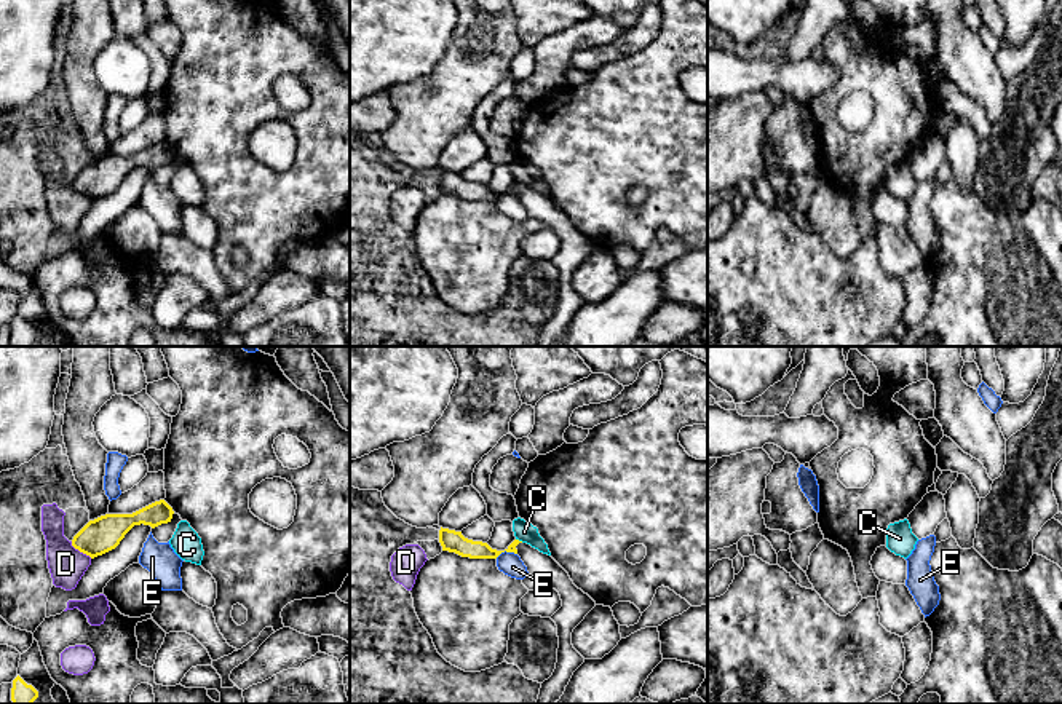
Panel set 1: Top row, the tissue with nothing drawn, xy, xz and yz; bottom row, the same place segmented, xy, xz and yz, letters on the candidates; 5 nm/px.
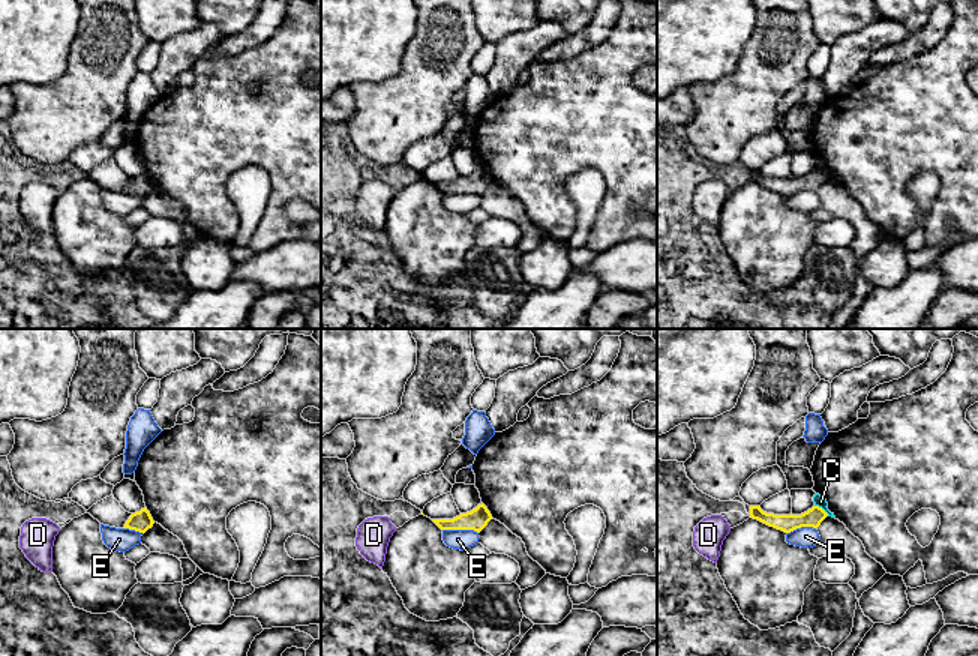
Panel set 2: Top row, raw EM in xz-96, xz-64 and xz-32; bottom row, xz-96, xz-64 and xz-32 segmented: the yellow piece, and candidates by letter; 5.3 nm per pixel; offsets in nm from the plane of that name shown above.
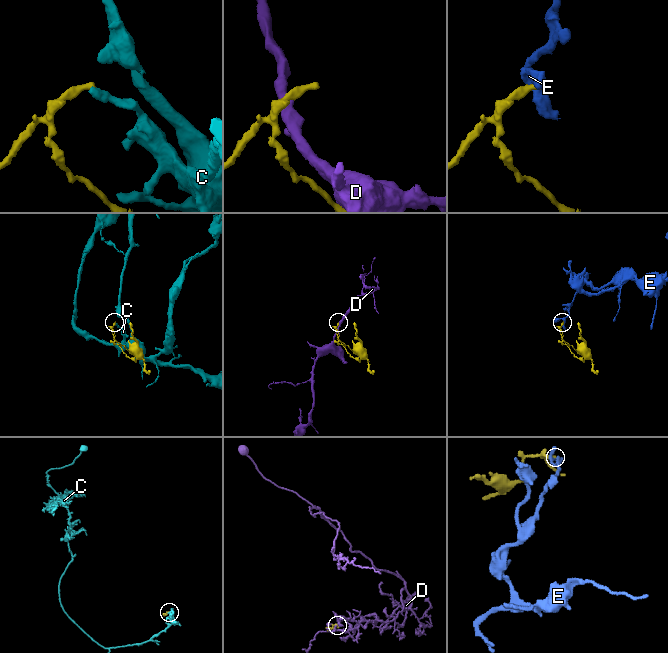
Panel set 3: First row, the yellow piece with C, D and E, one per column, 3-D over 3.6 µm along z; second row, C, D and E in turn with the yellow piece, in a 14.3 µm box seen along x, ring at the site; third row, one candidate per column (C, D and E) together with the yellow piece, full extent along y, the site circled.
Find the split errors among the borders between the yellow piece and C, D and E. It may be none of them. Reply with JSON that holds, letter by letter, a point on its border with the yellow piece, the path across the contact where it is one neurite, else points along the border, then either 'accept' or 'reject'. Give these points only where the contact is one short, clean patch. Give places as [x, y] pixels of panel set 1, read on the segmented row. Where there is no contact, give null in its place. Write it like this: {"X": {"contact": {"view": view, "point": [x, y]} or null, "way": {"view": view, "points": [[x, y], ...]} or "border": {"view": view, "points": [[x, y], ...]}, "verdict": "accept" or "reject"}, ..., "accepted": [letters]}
{"C": {"contact": {"view": "xz", "point": [518, 540]}, "border": {"view": "xz", "points": [[516, 538], [523, 541]]}, "verdict": "reject"}, "D": {"contact": {"view": "xy", "point": [80, 551]}, "border": {"view": "xy", "points": [[71, 541], [91, 557]]}, "verdict": "reject"}, "E": {"contact": {"view": "xz", "point": [505, 549]}, "border": {"view": "xz", "points": [[516, 553], [505, 551], [495, 557]]}, "verdict": "reject"}, "accepted": []}

